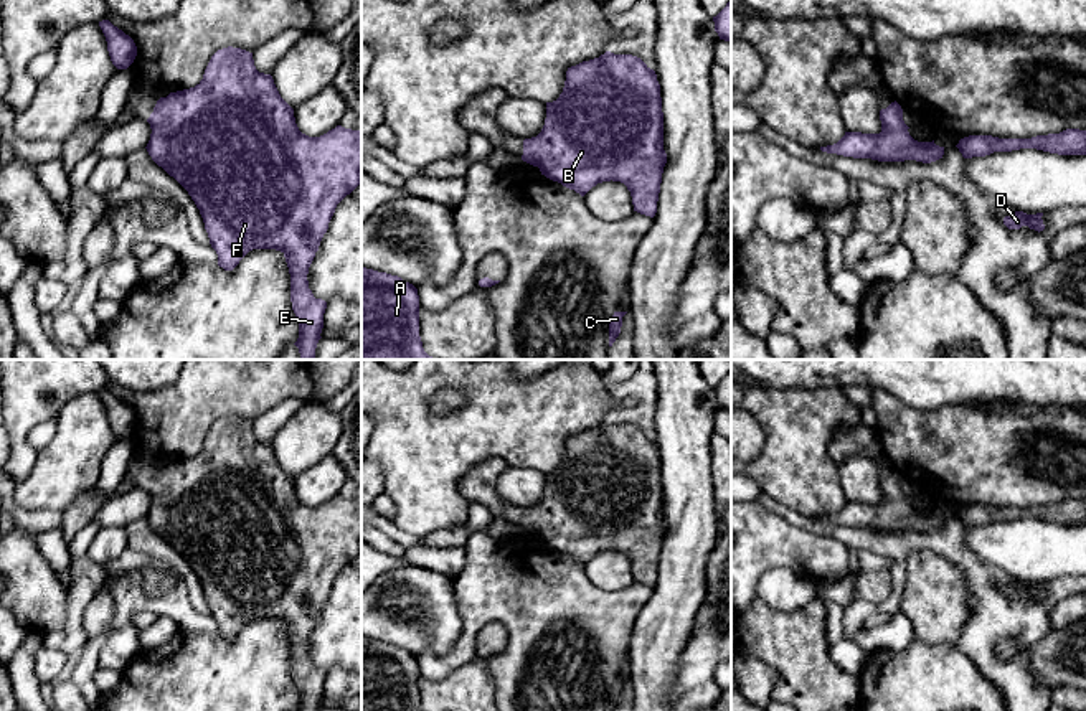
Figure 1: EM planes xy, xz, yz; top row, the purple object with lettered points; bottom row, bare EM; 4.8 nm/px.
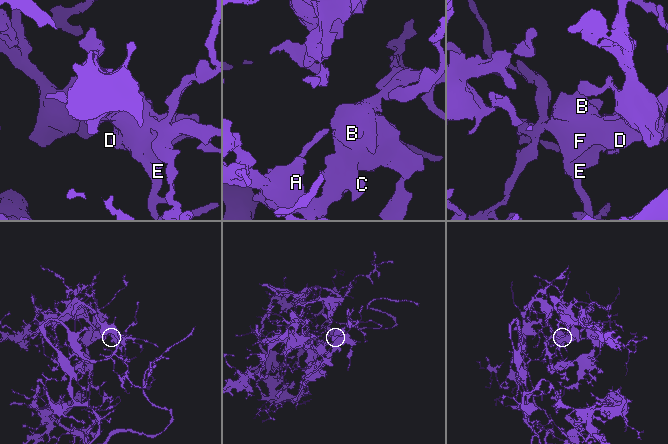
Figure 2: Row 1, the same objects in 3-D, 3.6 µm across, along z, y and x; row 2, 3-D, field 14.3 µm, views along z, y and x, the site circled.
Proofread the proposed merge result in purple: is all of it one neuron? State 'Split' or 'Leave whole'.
Leave whole

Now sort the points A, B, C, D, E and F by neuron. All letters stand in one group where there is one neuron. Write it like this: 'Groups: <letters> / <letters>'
Groups: A B C D E F

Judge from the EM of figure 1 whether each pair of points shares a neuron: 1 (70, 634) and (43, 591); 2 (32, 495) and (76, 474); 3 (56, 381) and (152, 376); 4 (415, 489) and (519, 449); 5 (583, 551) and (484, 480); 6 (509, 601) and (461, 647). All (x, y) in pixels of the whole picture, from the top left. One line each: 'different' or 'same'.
1: different
2: same
3: different
4: same
5: same
6: same

